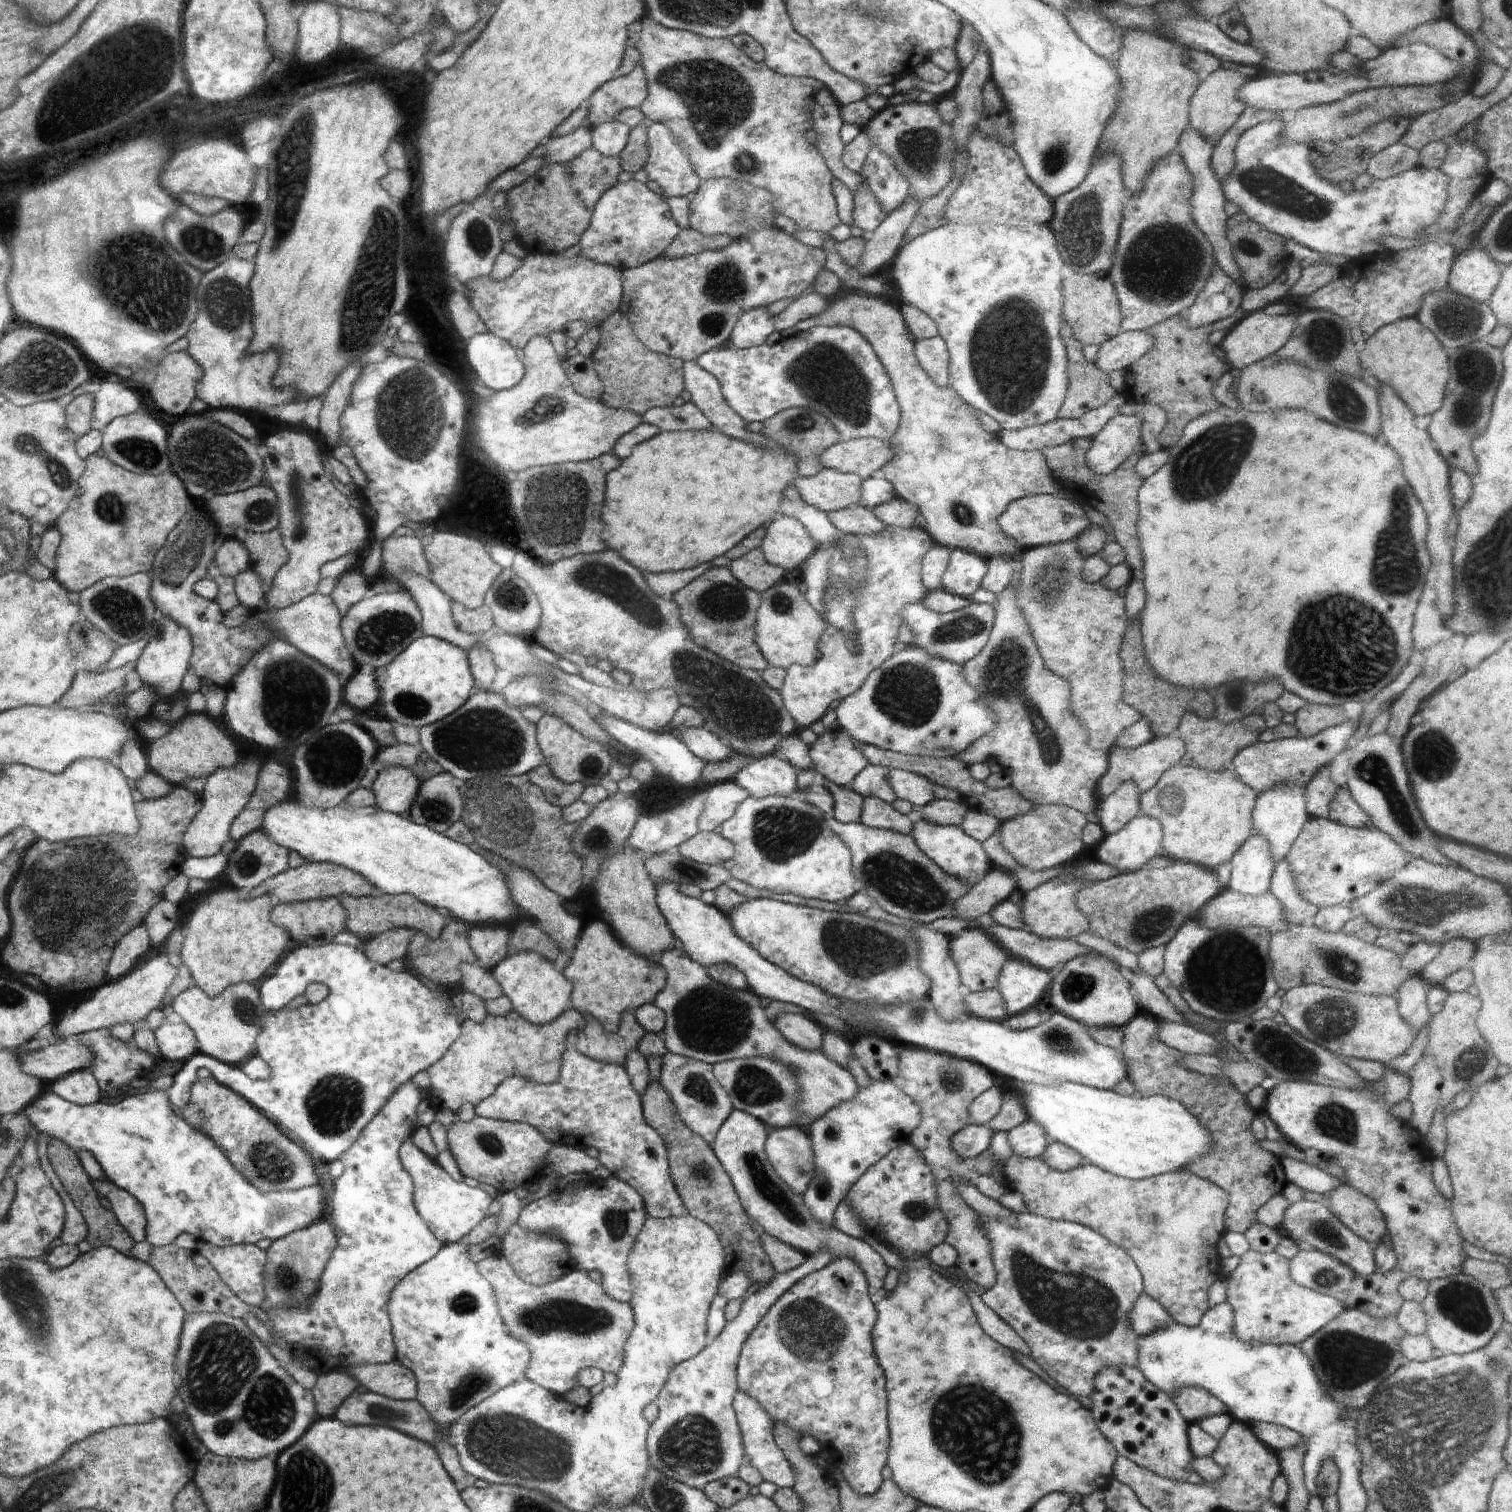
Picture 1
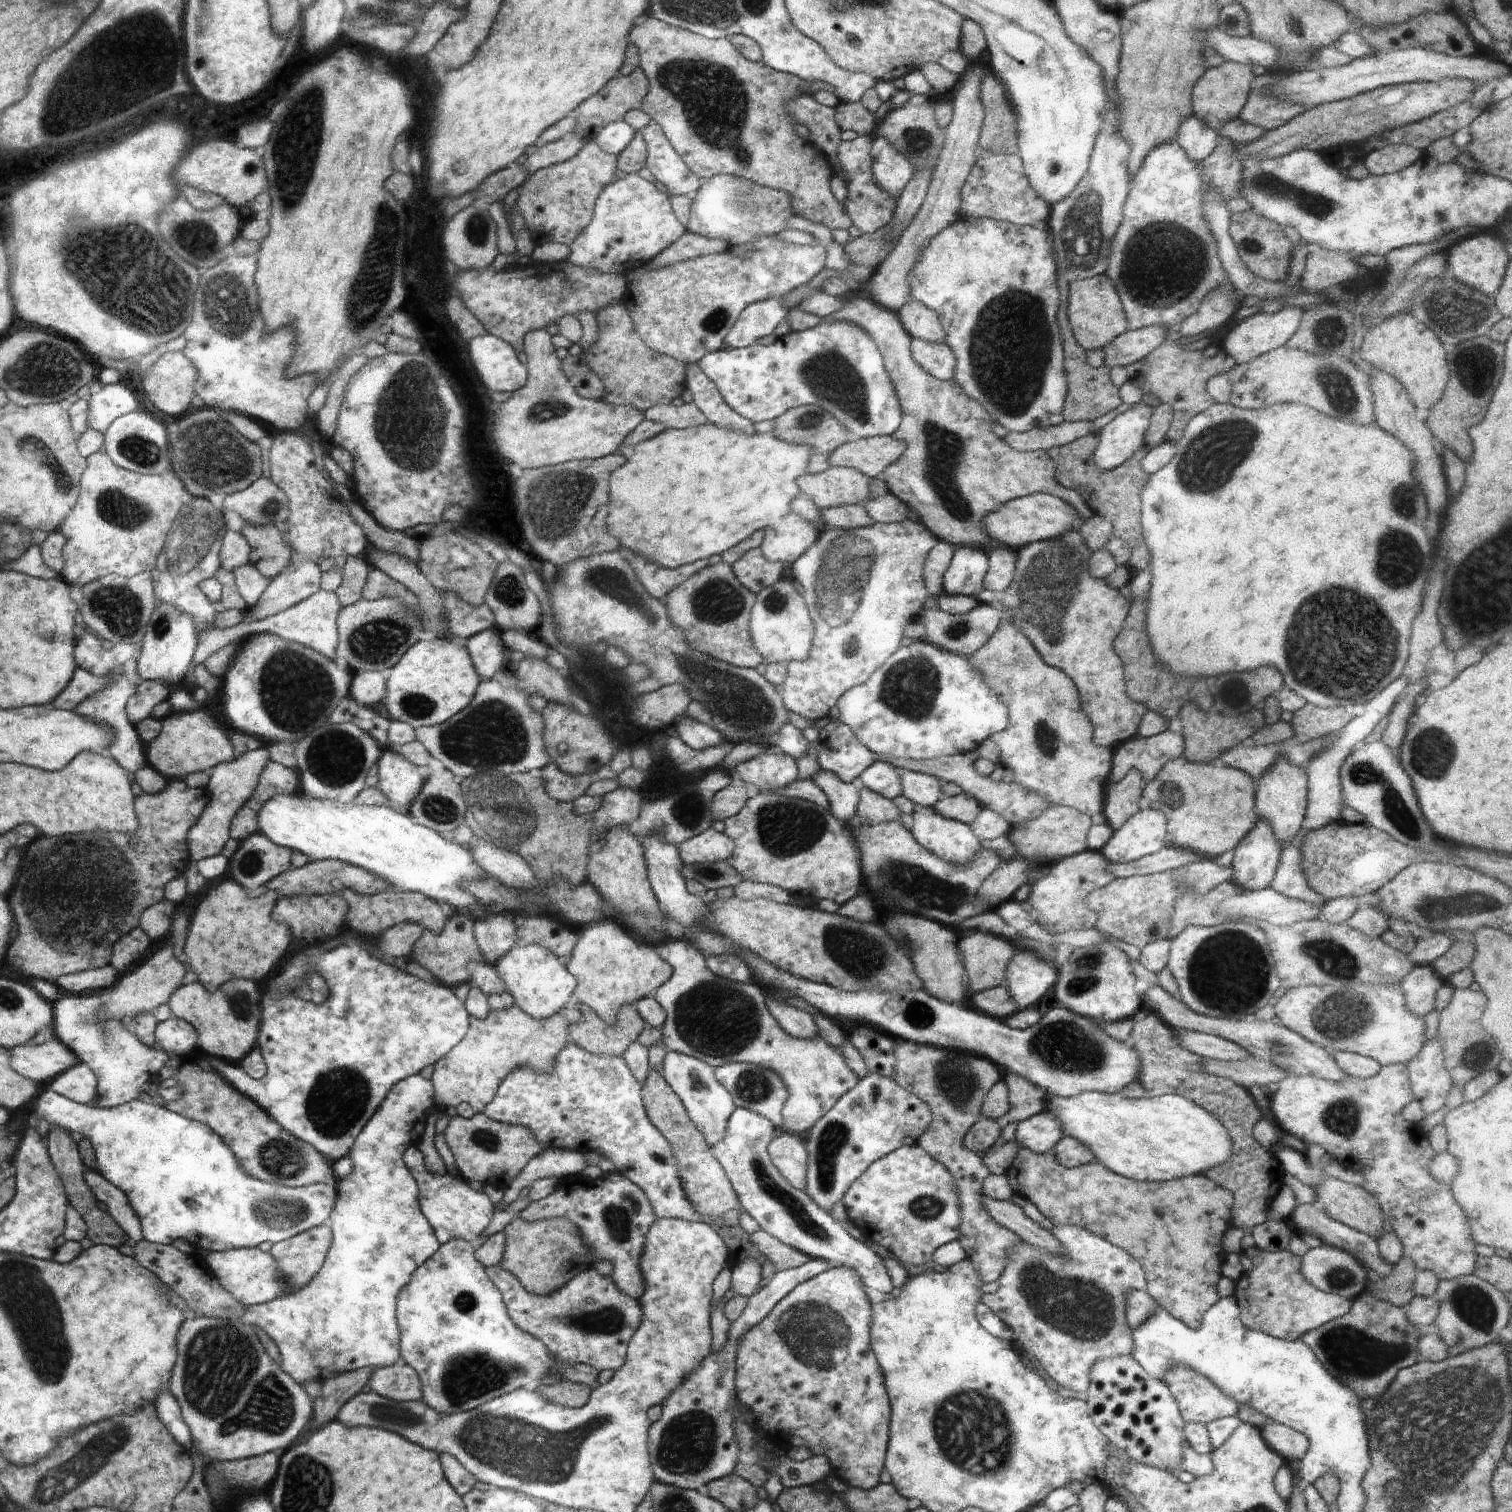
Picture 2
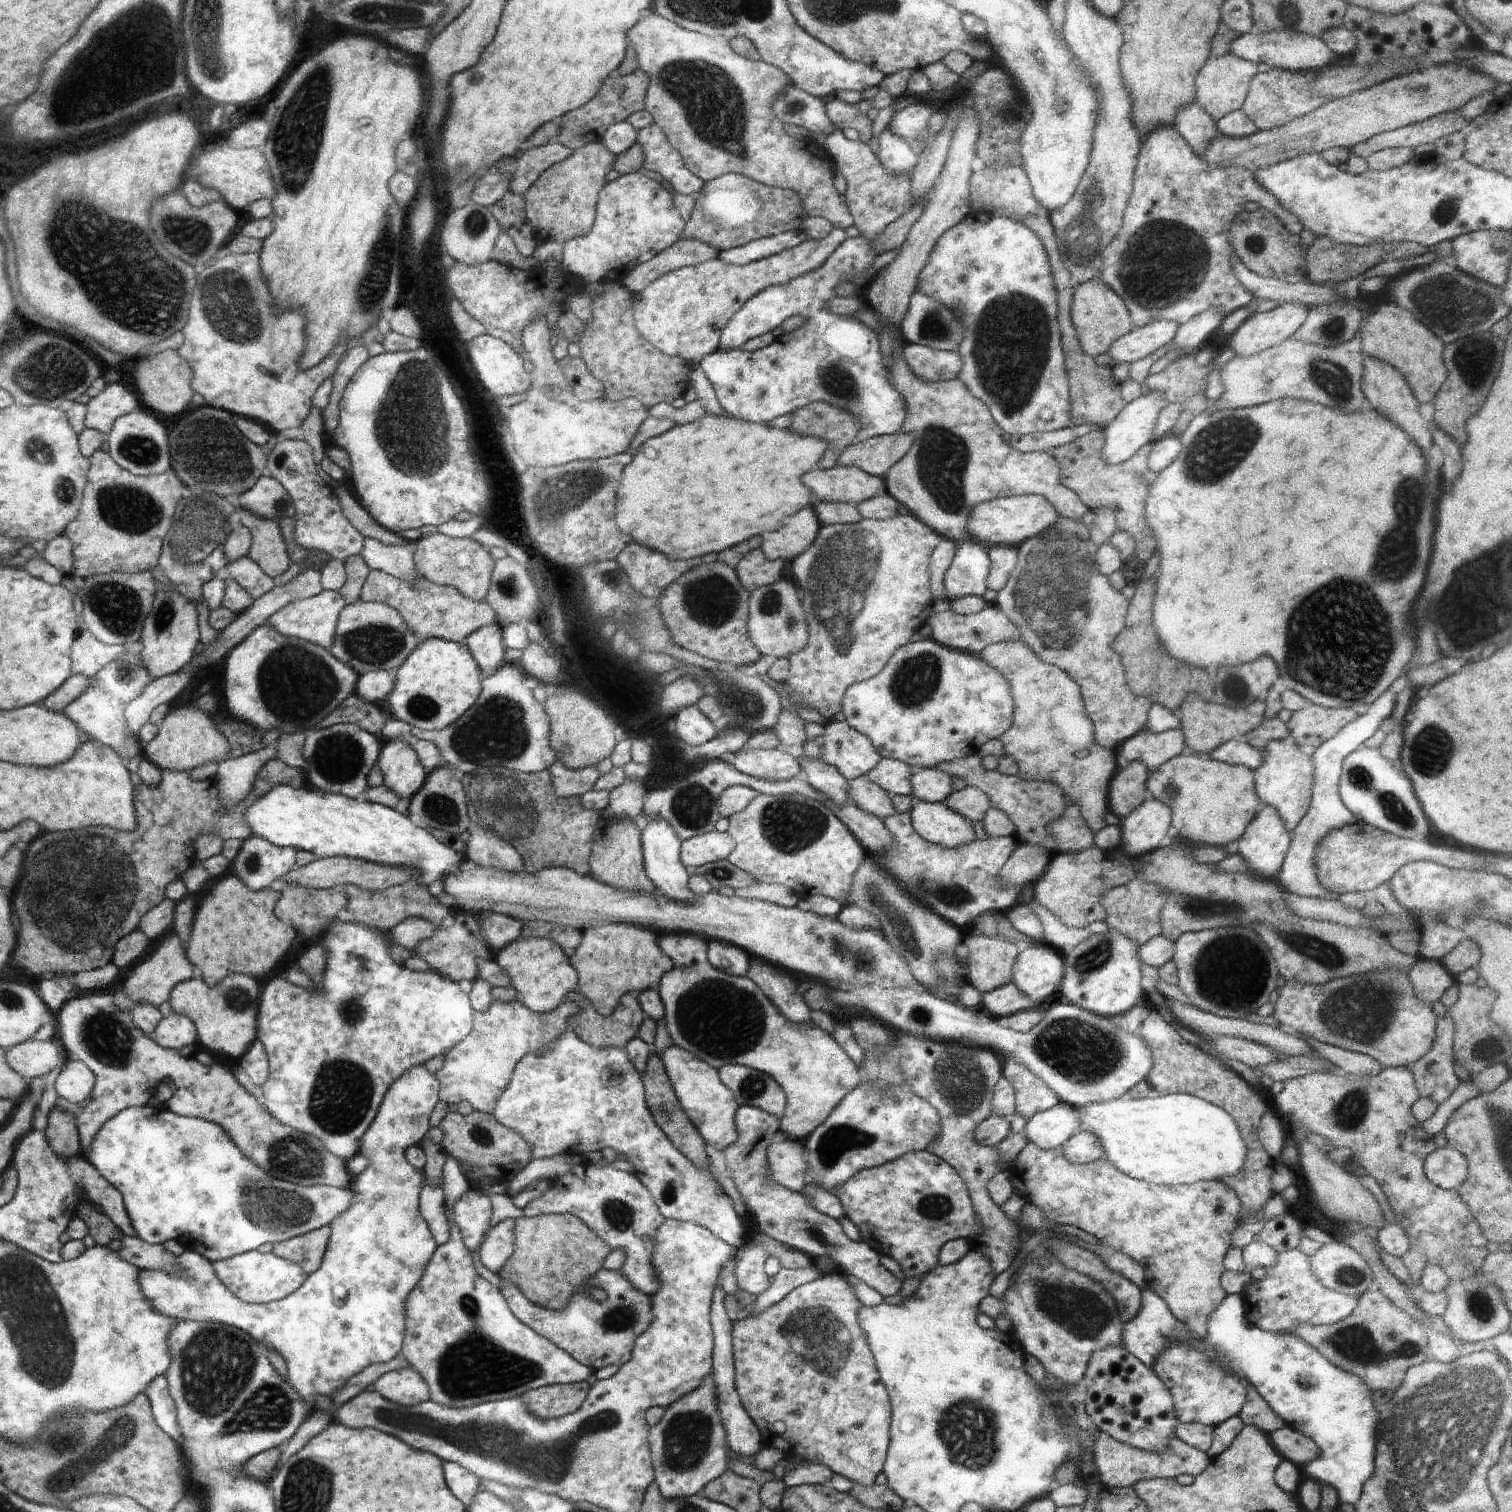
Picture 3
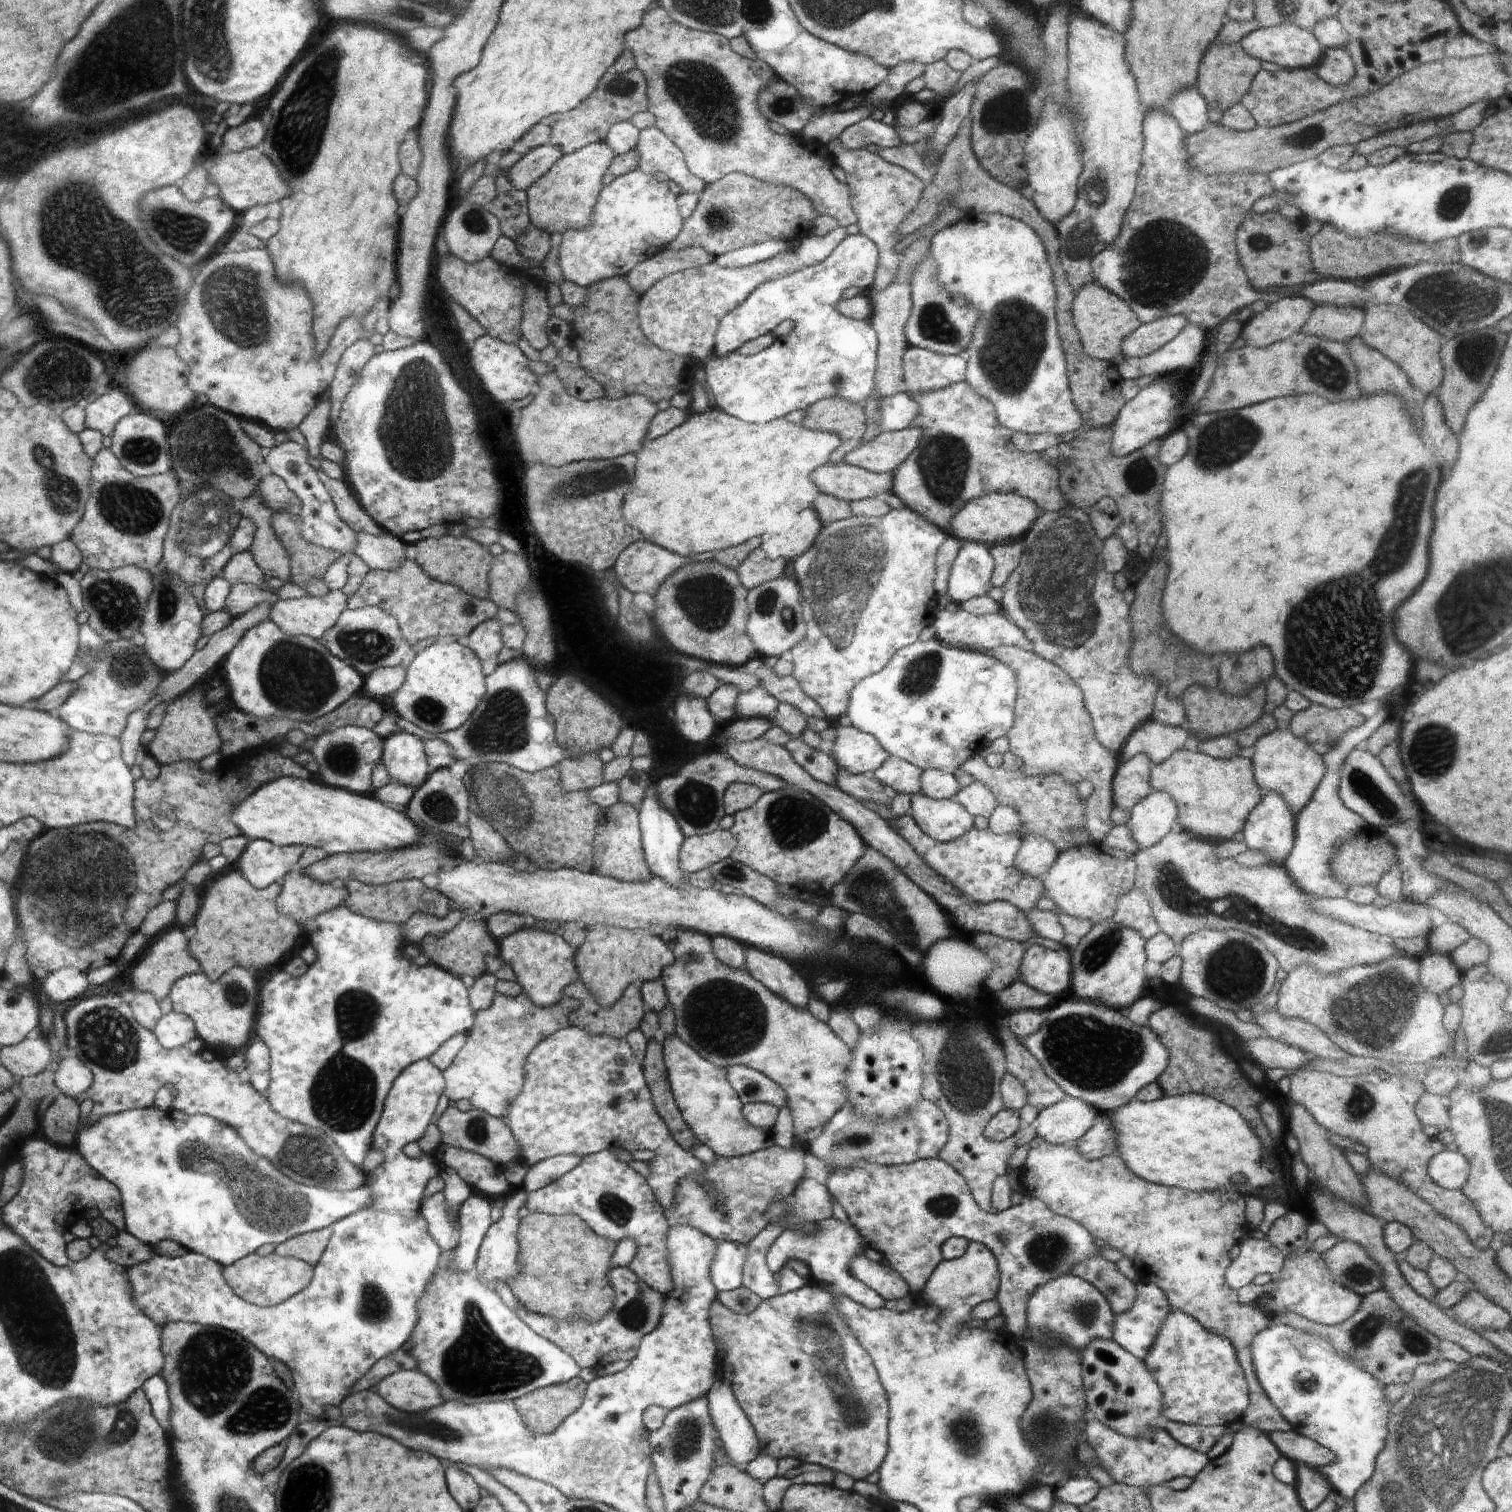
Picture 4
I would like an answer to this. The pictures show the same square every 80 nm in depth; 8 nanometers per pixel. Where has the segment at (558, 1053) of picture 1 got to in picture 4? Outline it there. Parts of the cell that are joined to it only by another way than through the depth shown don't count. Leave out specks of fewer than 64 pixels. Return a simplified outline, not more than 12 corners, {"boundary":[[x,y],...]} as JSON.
{"boundary":[[497,992],[442,1071],[451,1104],[505,1121],[528,1056],[581,1003]]}

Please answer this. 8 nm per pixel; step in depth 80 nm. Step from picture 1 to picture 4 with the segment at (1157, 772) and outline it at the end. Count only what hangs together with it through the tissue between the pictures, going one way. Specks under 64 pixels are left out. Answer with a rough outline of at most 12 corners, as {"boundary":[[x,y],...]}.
{"boundary":[[1150,718],[1126,739],[1119,760],[1165,761],[1186,744],[1183,728]]}

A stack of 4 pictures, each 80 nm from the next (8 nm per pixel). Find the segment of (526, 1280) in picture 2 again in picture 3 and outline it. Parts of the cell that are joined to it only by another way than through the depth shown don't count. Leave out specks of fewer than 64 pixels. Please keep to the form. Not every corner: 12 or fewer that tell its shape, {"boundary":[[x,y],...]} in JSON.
{"boundary":[[576,1215],[515,1220],[500,1277],[564,1309],[611,1248]]}

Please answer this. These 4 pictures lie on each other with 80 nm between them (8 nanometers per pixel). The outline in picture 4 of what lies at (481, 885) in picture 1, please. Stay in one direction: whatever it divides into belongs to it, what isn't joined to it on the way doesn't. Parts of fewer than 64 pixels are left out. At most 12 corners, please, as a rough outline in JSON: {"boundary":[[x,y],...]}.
{"boundary":[[276,778],[232,822],[335,855],[420,840],[372,796]]}

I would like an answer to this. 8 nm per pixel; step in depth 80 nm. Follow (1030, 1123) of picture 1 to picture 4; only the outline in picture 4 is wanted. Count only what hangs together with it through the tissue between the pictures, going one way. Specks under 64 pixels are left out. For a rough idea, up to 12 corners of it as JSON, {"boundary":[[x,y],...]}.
{"boundary":[[1066,1096],[1043,1108],[1038,1136],[1076,1144],[1103,1112]]}

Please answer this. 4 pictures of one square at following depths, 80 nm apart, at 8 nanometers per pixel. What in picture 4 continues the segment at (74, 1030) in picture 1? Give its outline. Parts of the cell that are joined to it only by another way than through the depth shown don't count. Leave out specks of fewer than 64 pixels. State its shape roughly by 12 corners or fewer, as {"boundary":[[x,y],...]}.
{"boundary":[[182,926],[160,936],[136,960],[134,986],[157,1000],[175,980],[202,966]]}

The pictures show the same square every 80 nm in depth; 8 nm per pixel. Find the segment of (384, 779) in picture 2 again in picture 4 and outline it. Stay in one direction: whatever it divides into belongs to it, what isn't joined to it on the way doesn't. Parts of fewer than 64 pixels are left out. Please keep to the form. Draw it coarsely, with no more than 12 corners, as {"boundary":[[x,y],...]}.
{"boundary":[[398,732],[383,739],[393,778],[415,790],[428,776],[424,744]]}

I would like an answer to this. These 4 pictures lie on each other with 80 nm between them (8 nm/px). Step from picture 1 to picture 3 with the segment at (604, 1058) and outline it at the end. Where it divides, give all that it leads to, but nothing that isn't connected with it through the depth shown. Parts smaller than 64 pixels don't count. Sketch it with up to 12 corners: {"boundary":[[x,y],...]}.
{"boundary":[[572,990],[582,1010],[568,1029],[597,1047],[624,1047],[646,1017],[636,993],[603,1015]]}

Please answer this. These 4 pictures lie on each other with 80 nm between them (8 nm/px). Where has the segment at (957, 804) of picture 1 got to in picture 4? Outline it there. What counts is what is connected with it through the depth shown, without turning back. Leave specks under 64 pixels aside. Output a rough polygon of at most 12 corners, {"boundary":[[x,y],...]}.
{"boundary":[[973,781],[951,799],[973,818],[989,818],[999,805],[990,787]]}

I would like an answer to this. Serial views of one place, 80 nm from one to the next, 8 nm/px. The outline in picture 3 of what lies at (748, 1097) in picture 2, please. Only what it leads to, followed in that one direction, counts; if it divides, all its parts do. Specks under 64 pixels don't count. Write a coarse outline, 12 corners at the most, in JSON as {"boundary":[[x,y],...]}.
{"boundary":[[732,1063],[717,1071],[739,1105],[778,1120],[785,1092],[769,1074]]}

